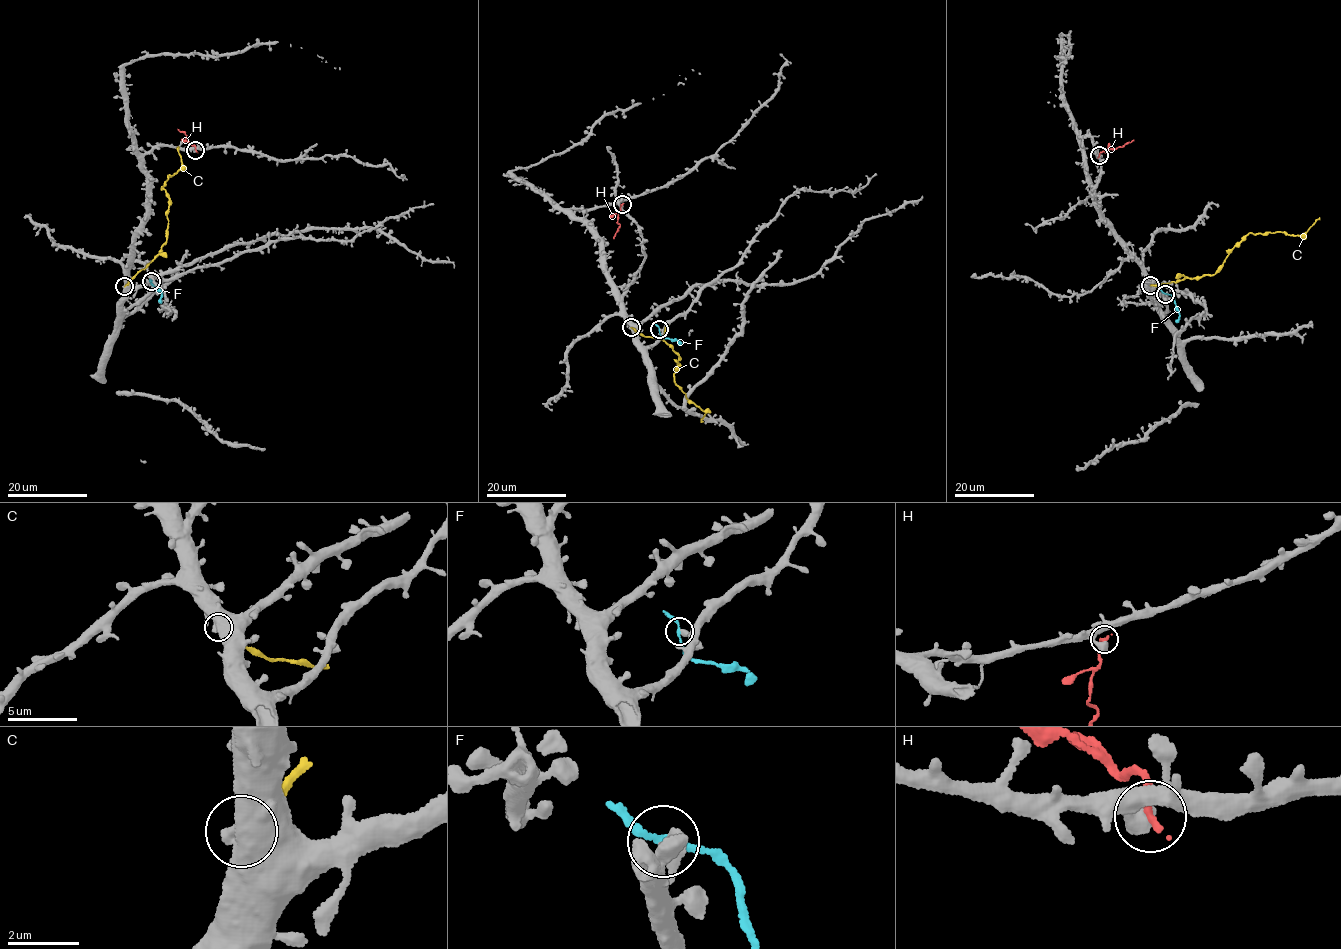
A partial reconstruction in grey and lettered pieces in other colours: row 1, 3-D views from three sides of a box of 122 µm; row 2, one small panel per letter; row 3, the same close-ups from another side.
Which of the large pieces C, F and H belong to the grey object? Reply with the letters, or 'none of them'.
none of them

